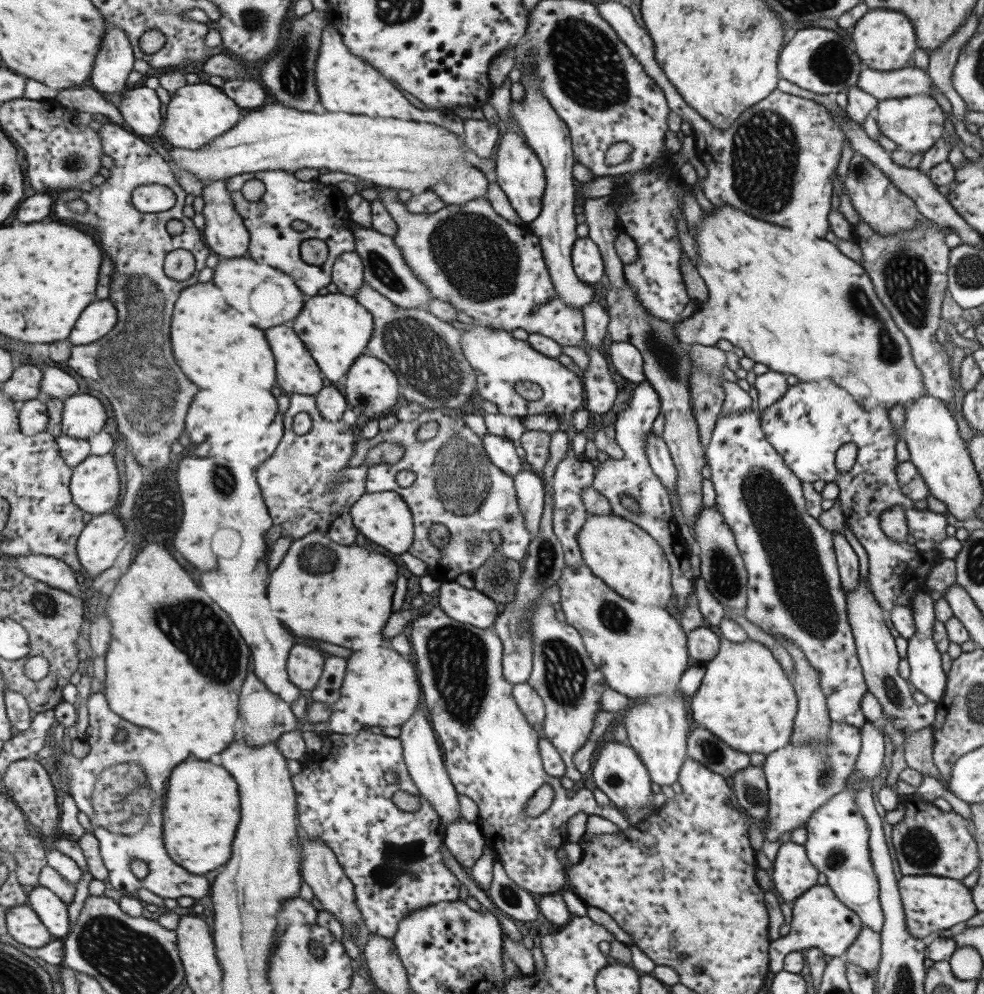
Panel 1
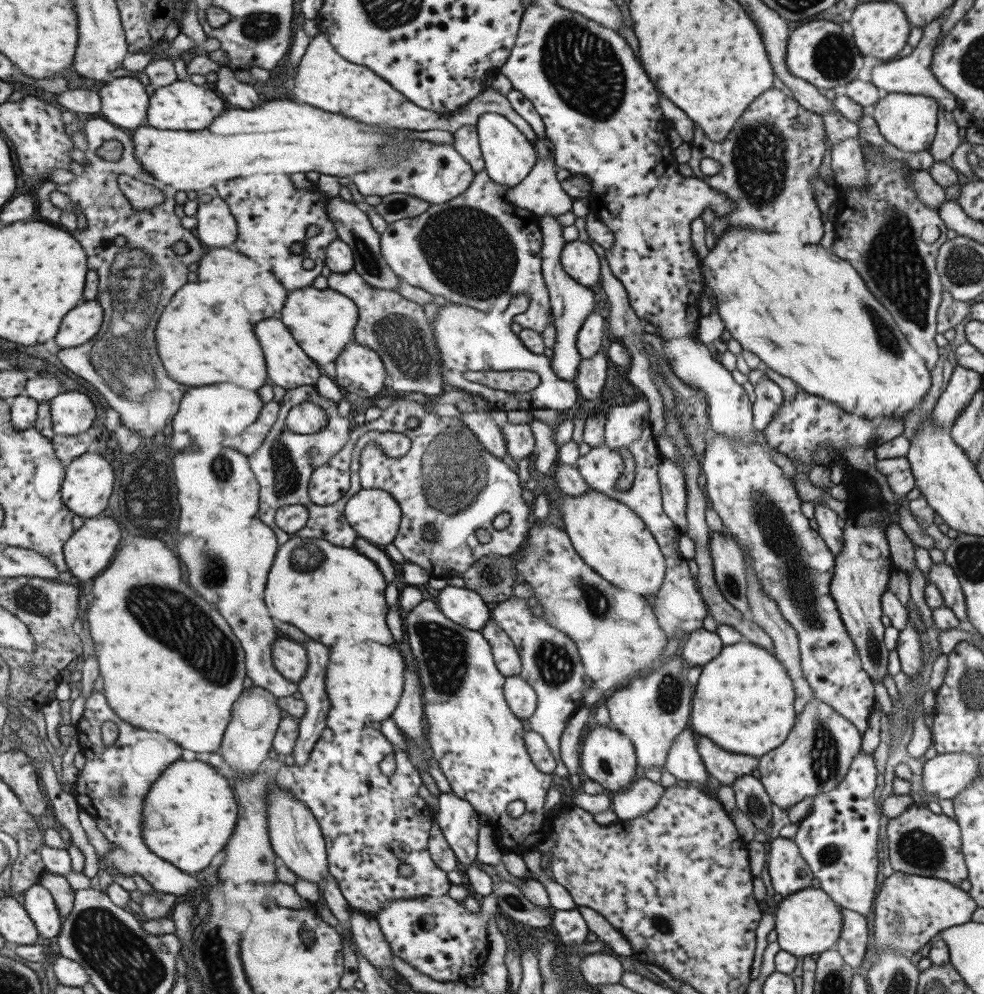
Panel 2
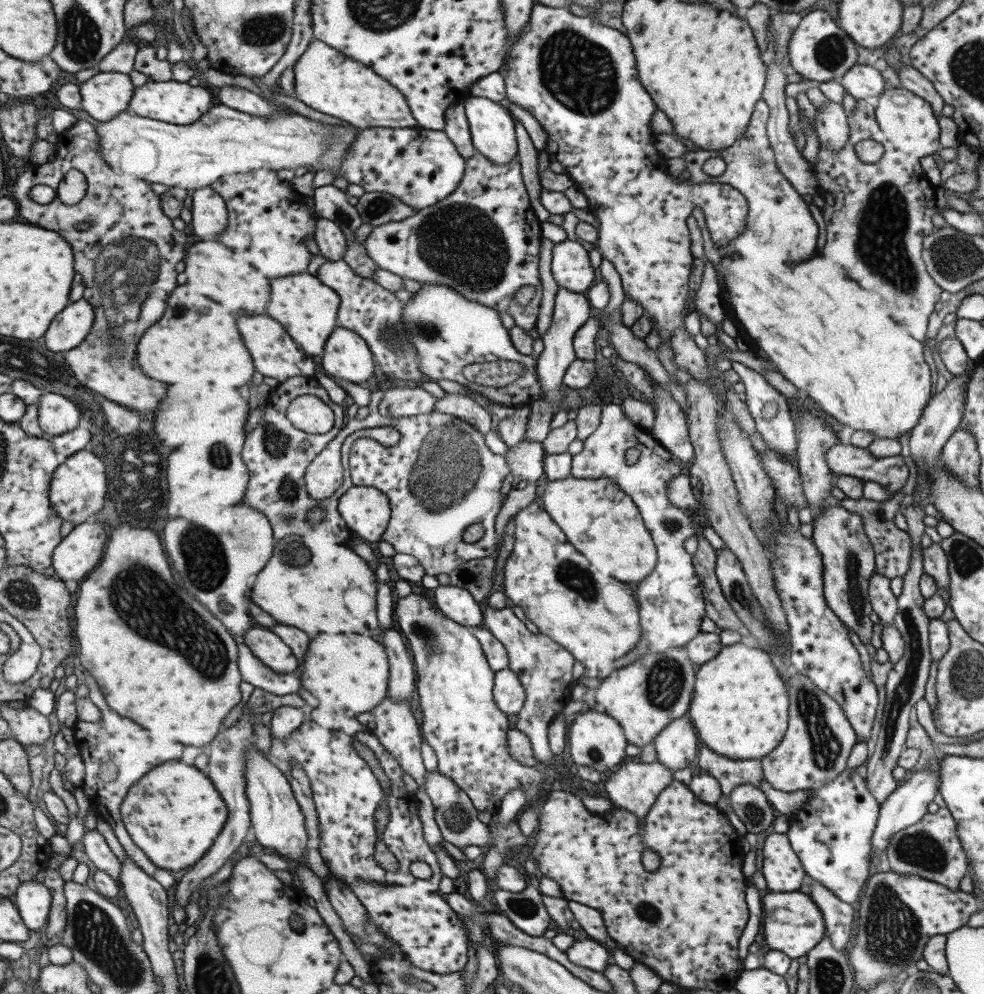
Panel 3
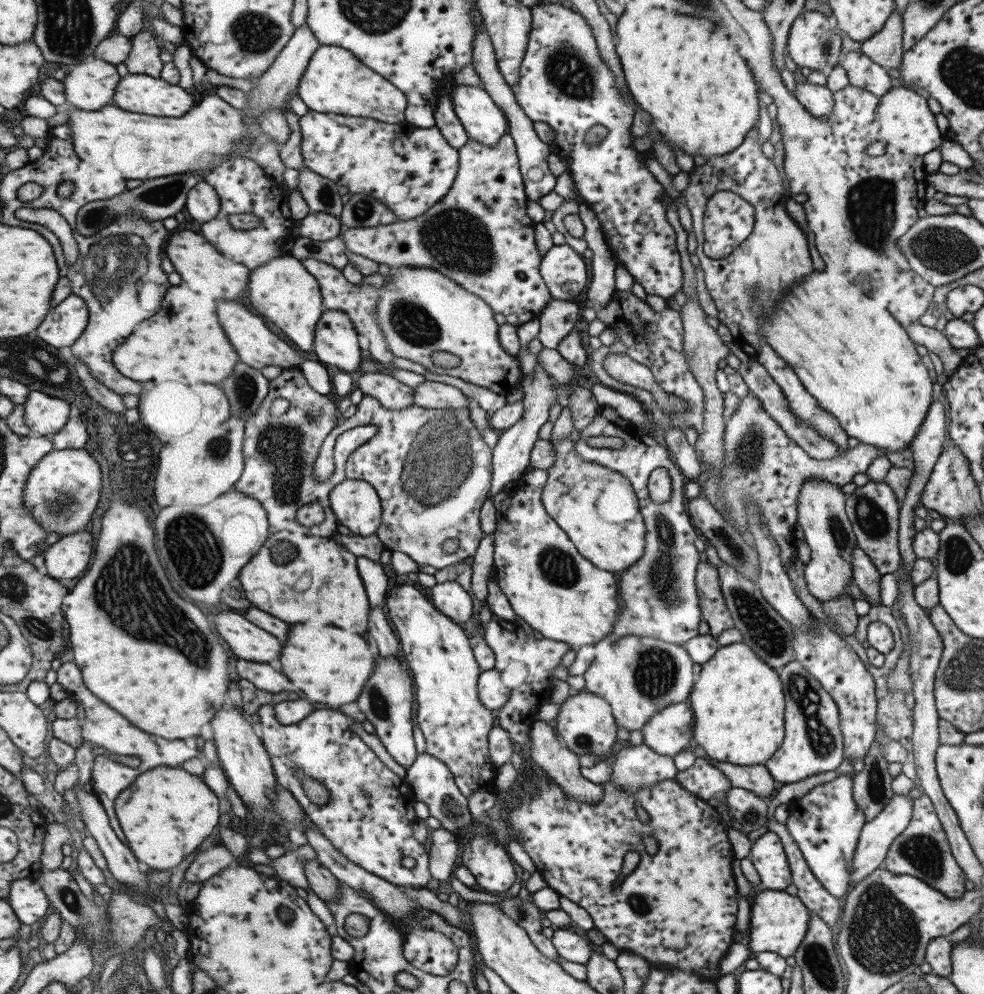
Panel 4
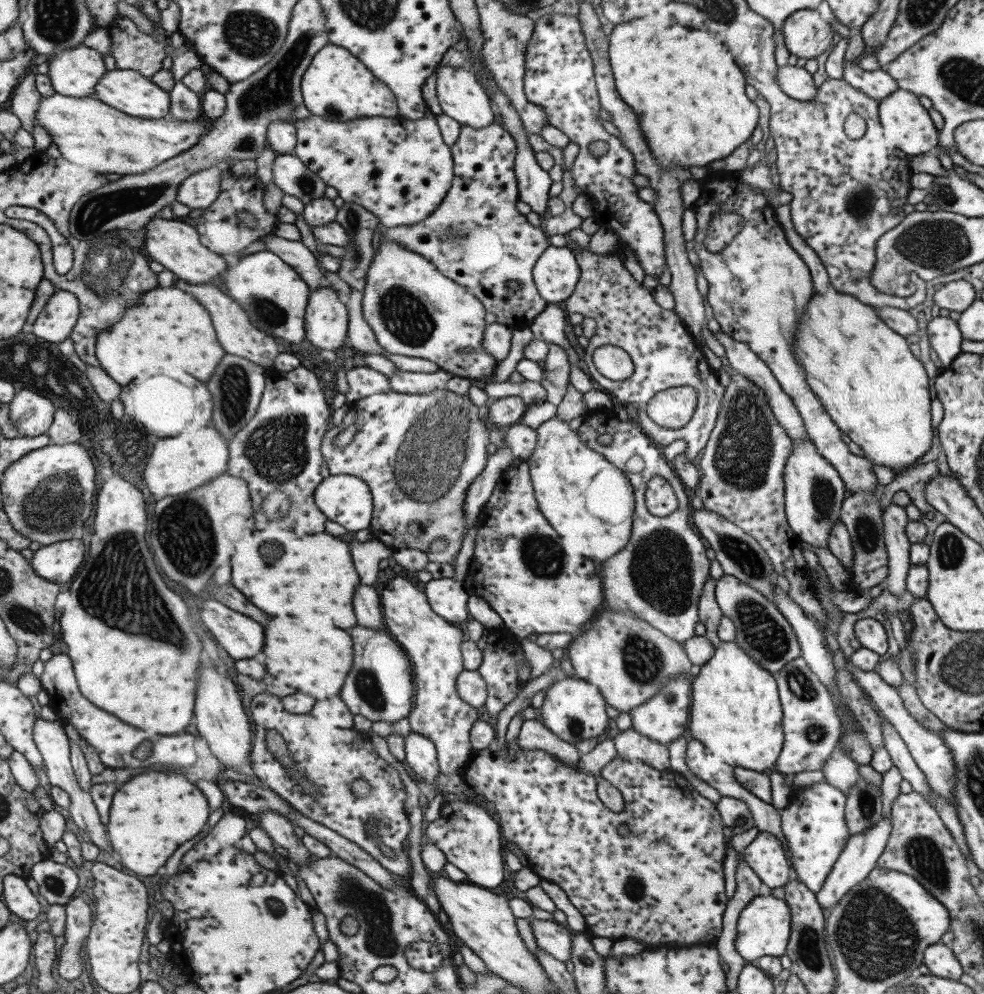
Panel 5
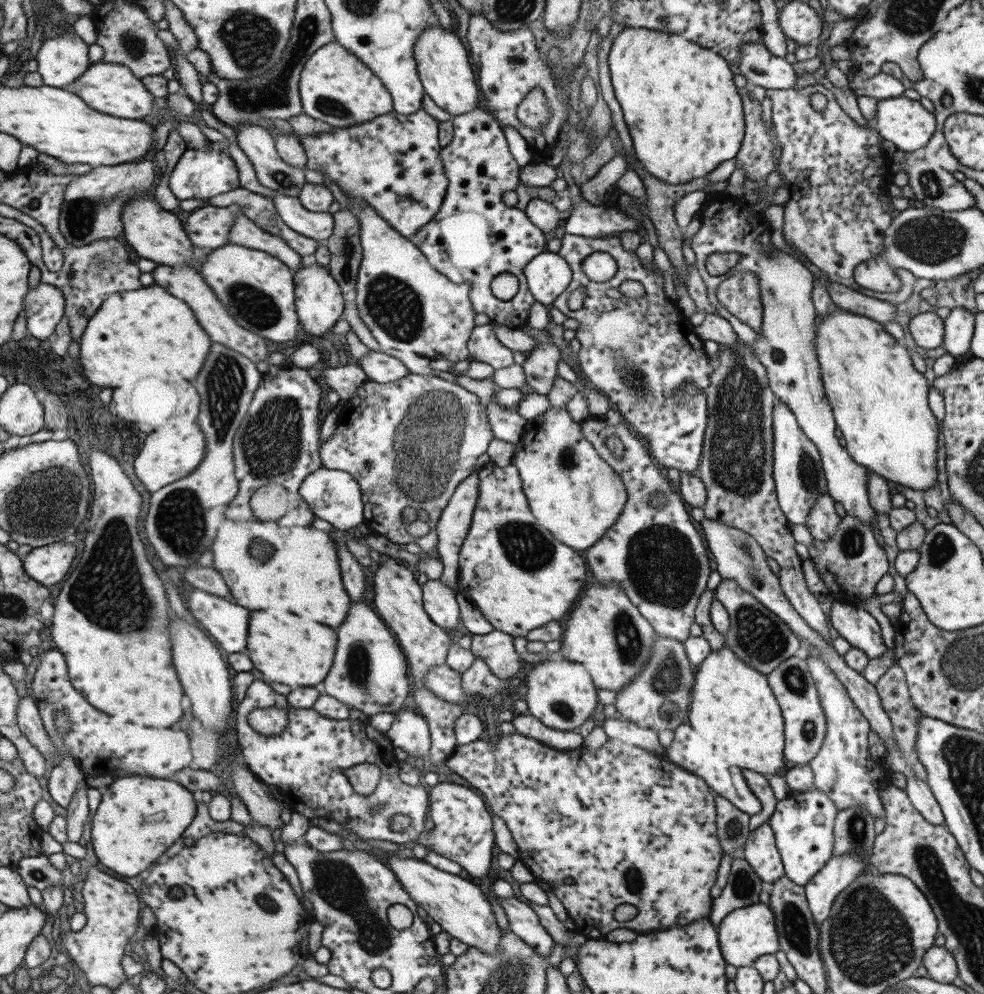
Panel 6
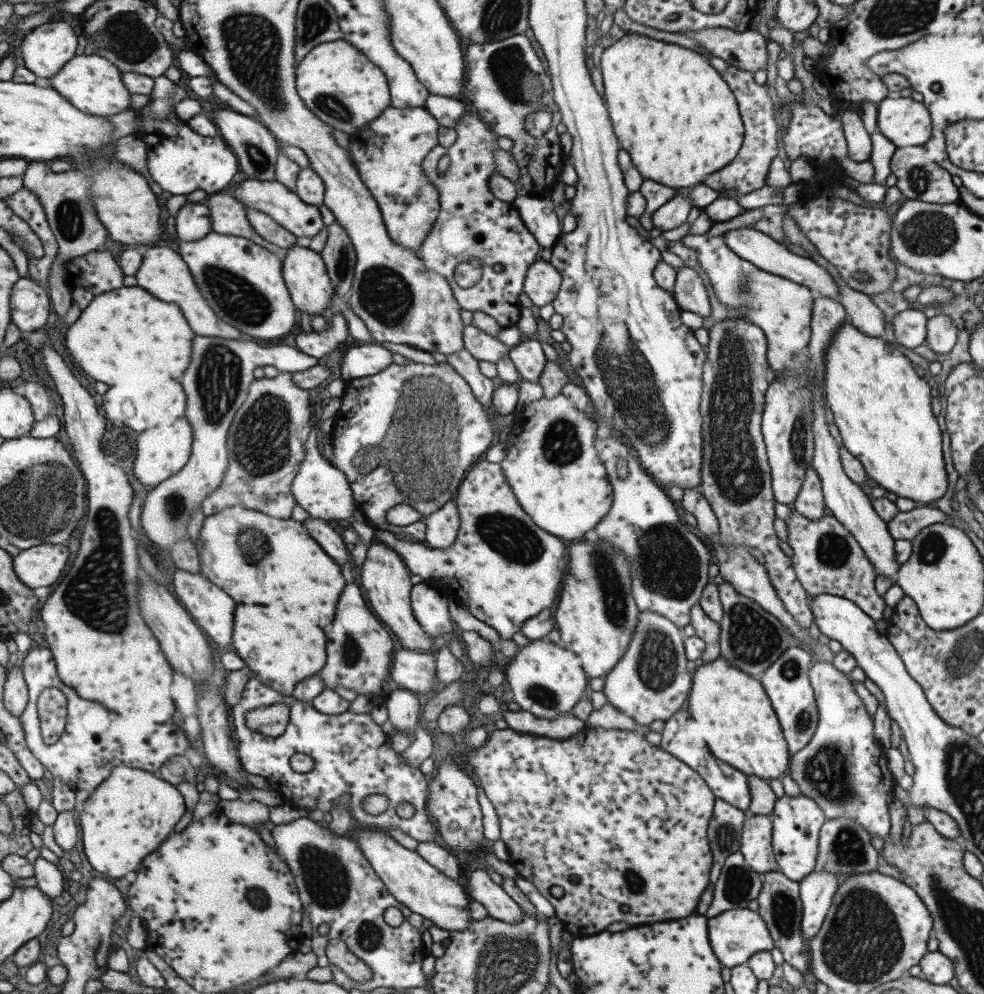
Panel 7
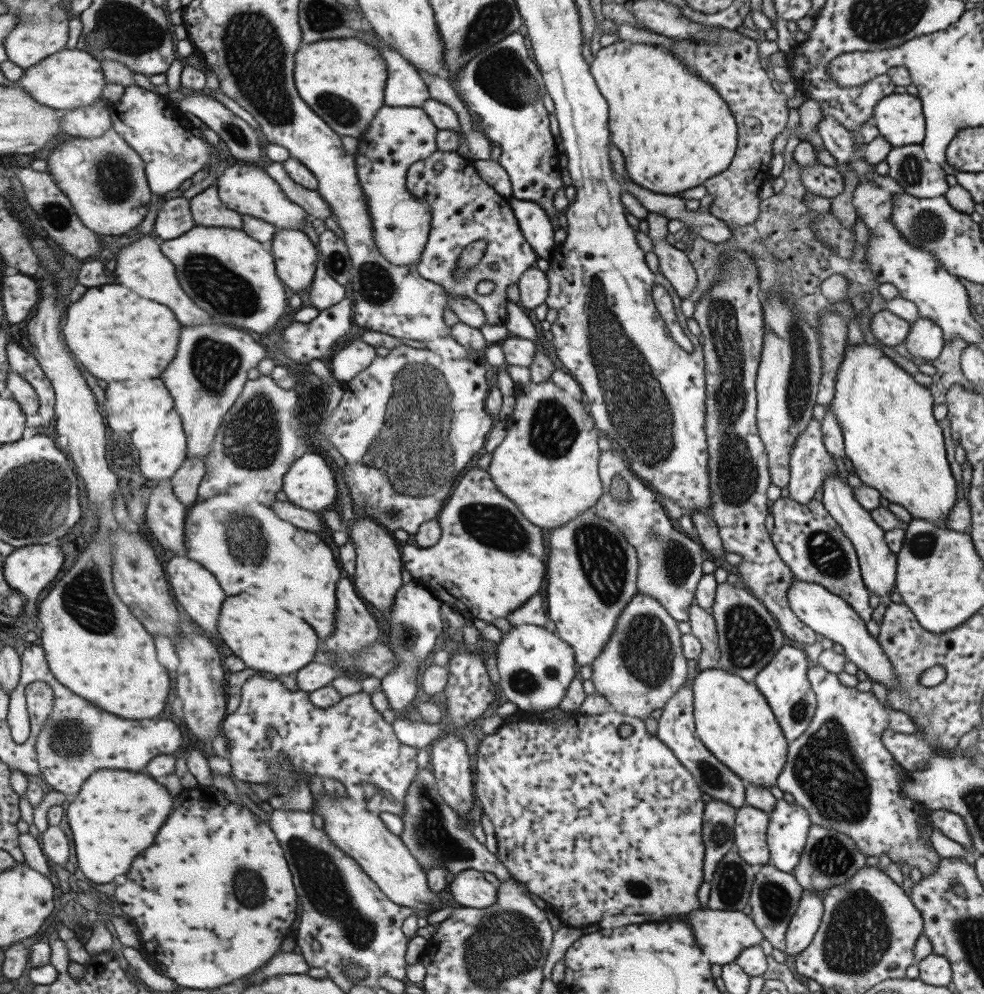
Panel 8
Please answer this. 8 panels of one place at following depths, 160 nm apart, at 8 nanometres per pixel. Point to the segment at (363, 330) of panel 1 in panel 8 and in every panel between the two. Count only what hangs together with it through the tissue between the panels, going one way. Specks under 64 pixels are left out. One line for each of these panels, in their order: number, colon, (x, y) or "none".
2: (323, 321)
3: (306, 306)
4: (284, 291)
5: (275, 296)
6: (259, 290)
7: (243, 281)
8: (228, 272)

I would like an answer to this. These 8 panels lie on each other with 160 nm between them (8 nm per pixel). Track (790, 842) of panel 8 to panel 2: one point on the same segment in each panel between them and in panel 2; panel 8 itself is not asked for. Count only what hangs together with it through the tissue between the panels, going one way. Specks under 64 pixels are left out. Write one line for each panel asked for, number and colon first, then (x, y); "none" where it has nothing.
2: (837, 838)
3: (830, 835)
4: (825, 824)
5: (813, 825)
6: (802, 823)
7: (796, 821)

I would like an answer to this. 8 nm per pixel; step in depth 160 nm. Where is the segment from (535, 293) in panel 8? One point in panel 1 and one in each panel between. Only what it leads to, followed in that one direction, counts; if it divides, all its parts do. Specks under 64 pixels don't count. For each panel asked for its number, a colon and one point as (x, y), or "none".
1: (586, 261)
2: (578, 260)
3: (570, 268)
4: (563, 271)
5: (555, 273)
6: (547, 274)
7: (541, 282)

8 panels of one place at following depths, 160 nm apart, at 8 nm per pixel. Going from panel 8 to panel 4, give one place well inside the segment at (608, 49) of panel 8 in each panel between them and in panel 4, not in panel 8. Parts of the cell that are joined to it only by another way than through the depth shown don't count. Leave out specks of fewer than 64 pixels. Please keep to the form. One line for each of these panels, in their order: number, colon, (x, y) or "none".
4: (701, 96)
5: (699, 129)
6: (684, 116)
7: (670, 110)

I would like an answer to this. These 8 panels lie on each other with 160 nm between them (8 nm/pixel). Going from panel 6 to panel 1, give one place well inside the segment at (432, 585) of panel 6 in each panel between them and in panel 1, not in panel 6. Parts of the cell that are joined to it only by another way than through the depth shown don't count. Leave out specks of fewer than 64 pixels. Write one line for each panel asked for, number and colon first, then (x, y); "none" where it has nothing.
1: (468, 606)
2: (465, 607)
3: (457, 604)
4: (451, 600)
5: (447, 597)

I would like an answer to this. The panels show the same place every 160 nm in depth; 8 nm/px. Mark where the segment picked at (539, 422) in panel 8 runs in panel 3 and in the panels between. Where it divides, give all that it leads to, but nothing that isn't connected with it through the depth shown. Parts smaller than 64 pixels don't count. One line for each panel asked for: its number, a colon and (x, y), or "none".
3: (598, 519)
4: (596, 508)
5: (585, 499)
6: (574, 495)
7: (551, 466)

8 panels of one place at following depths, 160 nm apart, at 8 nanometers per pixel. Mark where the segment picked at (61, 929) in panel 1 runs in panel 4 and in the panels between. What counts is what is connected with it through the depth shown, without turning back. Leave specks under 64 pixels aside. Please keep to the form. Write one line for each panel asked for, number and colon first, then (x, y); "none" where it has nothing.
2: (38, 900)
3: (34, 899)
4: (29, 901)

